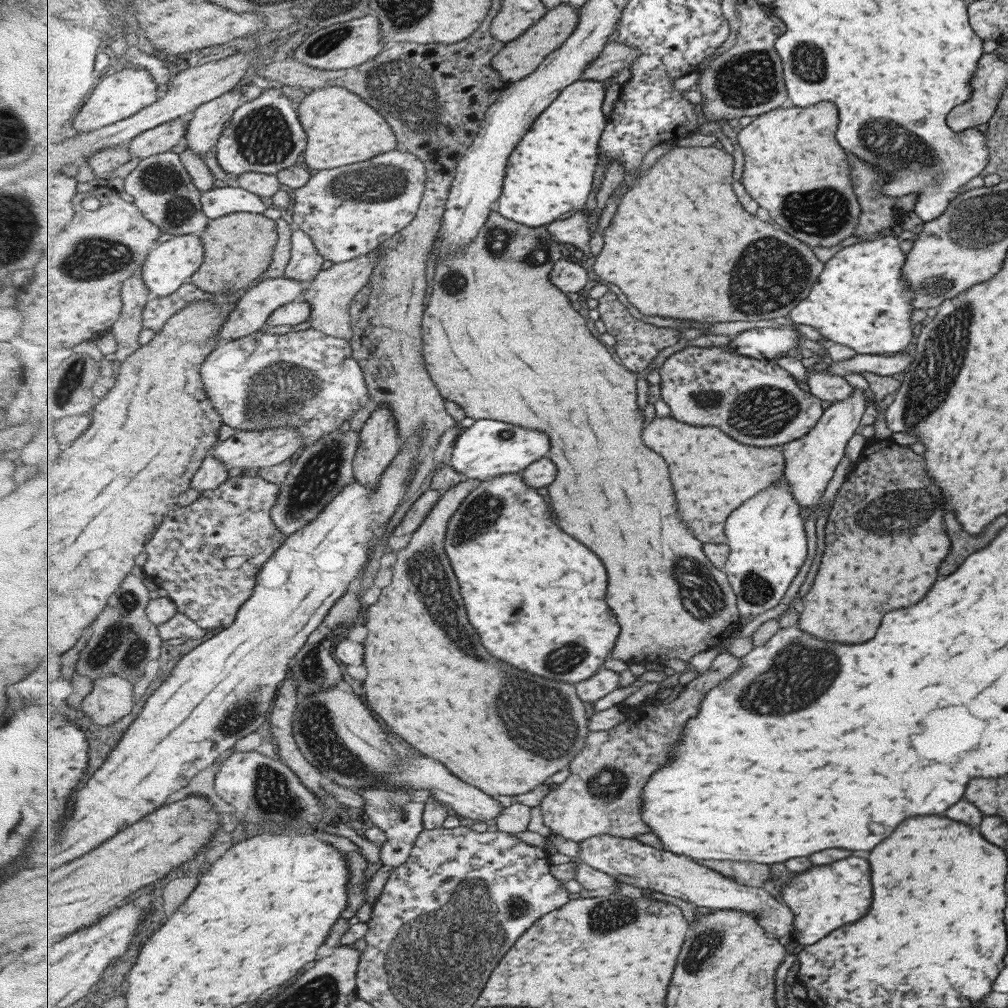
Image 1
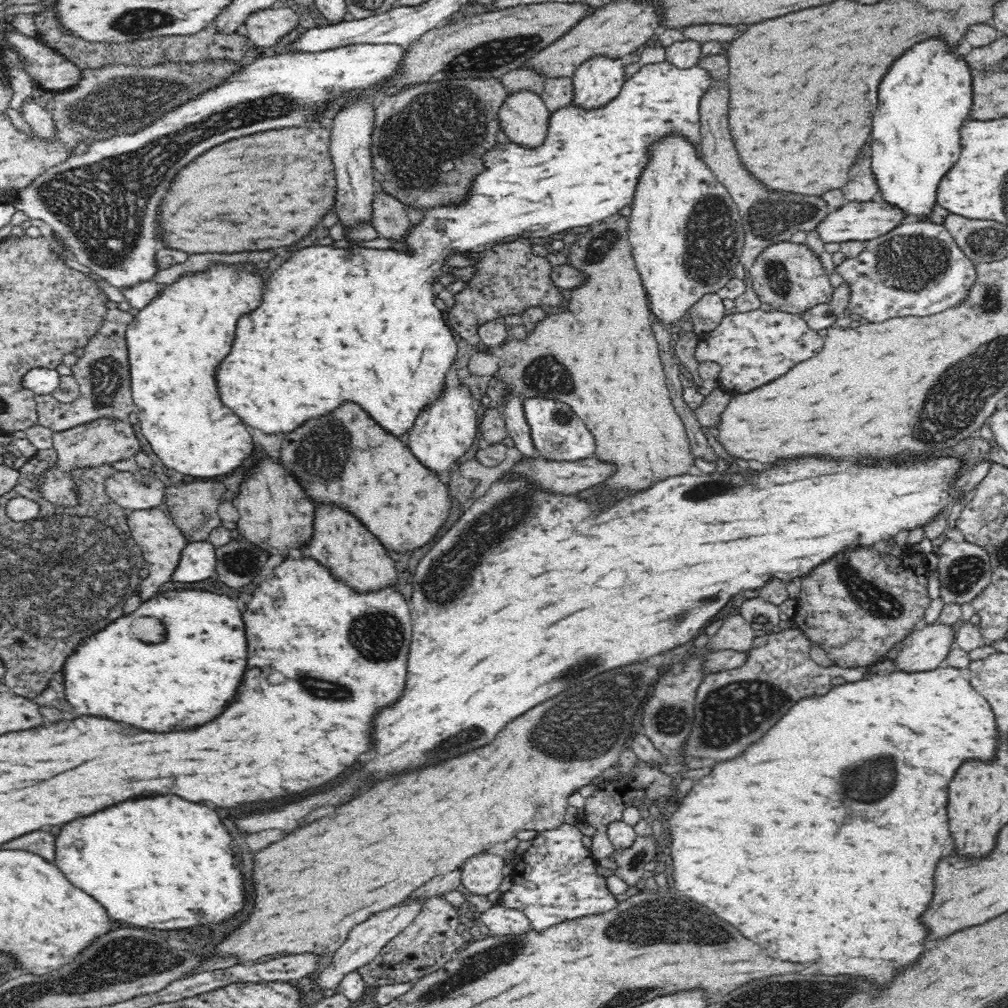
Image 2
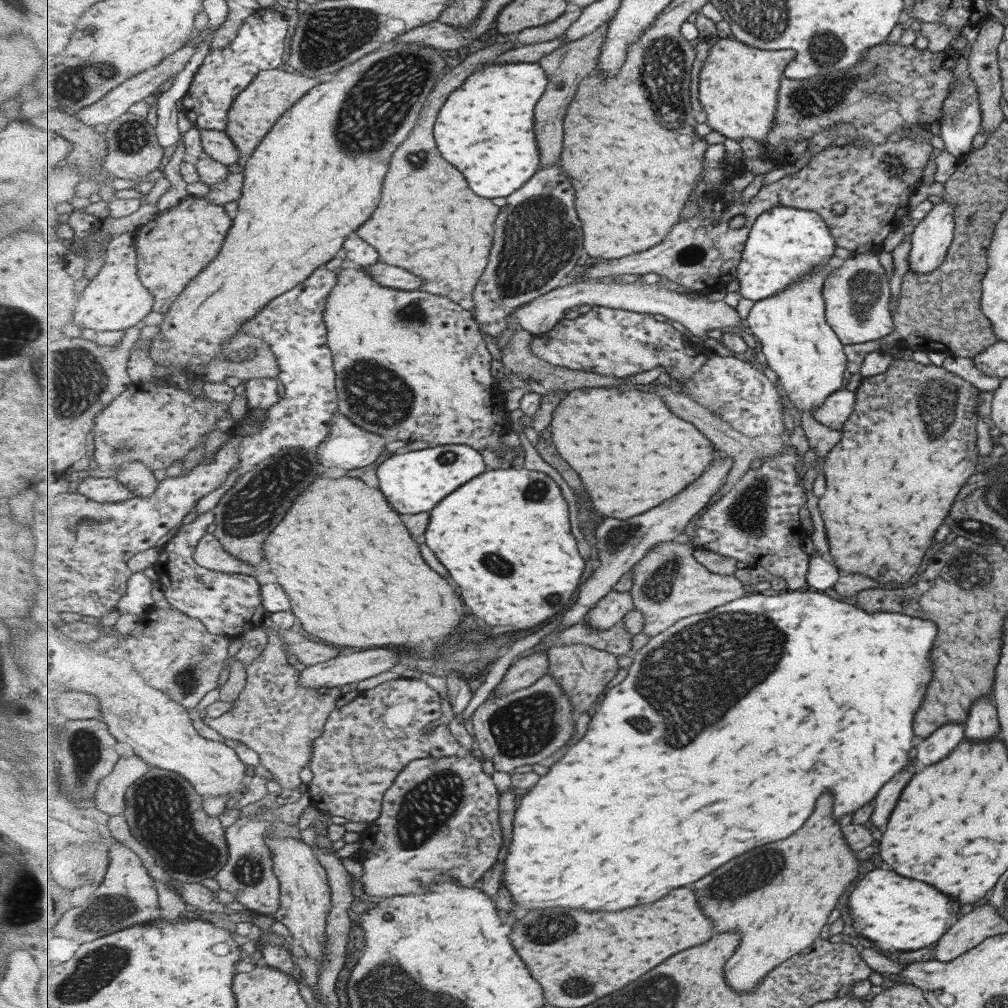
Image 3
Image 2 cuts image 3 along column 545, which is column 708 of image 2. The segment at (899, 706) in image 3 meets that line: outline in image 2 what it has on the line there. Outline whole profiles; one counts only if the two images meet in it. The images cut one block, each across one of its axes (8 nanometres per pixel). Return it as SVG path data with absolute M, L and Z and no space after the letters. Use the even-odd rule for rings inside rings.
M943 665L923 673L892 671L886 675L872 675L867 679L833 685L824 696L808 697L797 702L760 742L750 746L740 758L718 762L712 774L704 776L688 792L682 802L684 806L667 818L669 834L672 834L670 856L676 884L674 889L712 908L722 920L730 922L746 938L768 950L768 956L772 958L800 964L812 962L816 964L818 974L846 974L874 982L878 988L888 986L900 972L898 968L914 966L926 950L924 944L928 928L922 924L920 916L928 910L934 898L932 878L936 864L944 854L954 852L946 818L948 784L964 760L992 760L996 748L998 728L994 711L990 703L972 688L966 673L960 669Z

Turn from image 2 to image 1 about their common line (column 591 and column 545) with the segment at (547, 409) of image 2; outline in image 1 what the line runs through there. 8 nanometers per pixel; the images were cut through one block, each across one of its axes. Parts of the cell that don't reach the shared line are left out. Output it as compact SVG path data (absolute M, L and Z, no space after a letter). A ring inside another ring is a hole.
M481 419L475 421L456 438L449 465L467 475L467 478L483 482L502 474L523 471L539 458L545 458L549 450L551 450L551 438L549 434L539 429L529 429L497 419Z

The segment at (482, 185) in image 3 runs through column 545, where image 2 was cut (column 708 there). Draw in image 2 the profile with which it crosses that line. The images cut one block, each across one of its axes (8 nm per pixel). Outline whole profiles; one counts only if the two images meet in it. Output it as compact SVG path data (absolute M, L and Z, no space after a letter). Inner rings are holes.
M666 61L646 64L624 81L621 91L606 106L598 110L584 111L574 107L574 105L568 105L552 113L549 120L550 132L548 132L548 138L546 138L544 146L540 146L536 150L524 150L524 148L520 148L512 142L506 142L504 146L496 146L494 150L484 154L486 170L476 178L474 186L472 186L474 190L472 190L468 202L464 202L456 208L427 209L421 222L413 225L403 240L403 244L407 246L408 251L356 246L344 249L333 245L313 245L294 251L292 258L289 258L280 265L276 272L271 274L272 276L266 284L266 291L263 293L262 304L251 313L240 317L238 321L236 338L231 353L224 358L215 372L215 374L218 374L216 380L218 380L218 390L220 390L222 402L228 408L232 408L248 426L258 428L266 434L287 435L296 430L296 427L303 425L306 420L312 420L312 418L326 416L326 414L334 412L342 402L354 402L354 404L362 406L384 430L388 430L394 436L408 434L419 414L427 409L428 405L438 402L444 396L446 374L448 374L452 362L456 360L456 353L459 350L459 344L454 341L451 330L444 322L442 311L434 305L437 296L432 285L442 275L441 267L446 264L445 259L457 252L482 252L482 250L488 250L496 244L510 242L516 238L542 238L567 229L578 230L580 227L589 227L616 215L618 210L632 204L640 175L647 168L646 164L650 160L650 146L656 140L660 140L664 136L672 136L672 134L682 136L694 146L698 156L702 156L702 146L700 146L700 98L708 92L710 86L712 86L712 78L708 76L708 72L704 70L703 66L696 65L687 69L680 69L680 67Z

